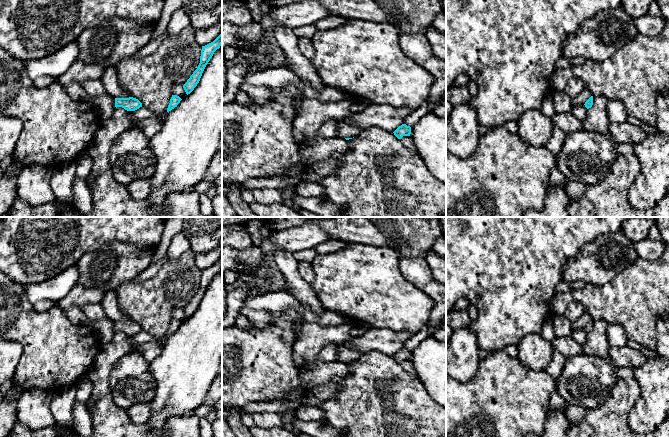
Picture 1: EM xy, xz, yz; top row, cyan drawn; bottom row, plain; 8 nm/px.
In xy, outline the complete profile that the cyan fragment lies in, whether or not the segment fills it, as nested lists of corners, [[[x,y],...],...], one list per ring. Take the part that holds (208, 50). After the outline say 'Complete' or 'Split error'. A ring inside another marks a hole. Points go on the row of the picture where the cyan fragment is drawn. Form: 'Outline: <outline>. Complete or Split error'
Outline: [[[222,32],[213,42],[205,46],[202,46],[200,63],[197,69],[193,72],[193,74],[187,80],[187,82],[183,85],[183,88],[187,95],[190,94],[194,90],[194,88],[197,86],[206,65],[212,58],[214,52],[217,49],[219,49],[221,45],[222,45]]]. Complete

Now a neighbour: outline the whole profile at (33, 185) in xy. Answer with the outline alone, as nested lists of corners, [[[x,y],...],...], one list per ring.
[[[30,165],[25,167],[16,181],[17,197],[38,206],[55,201],[51,188],[53,167]]]

